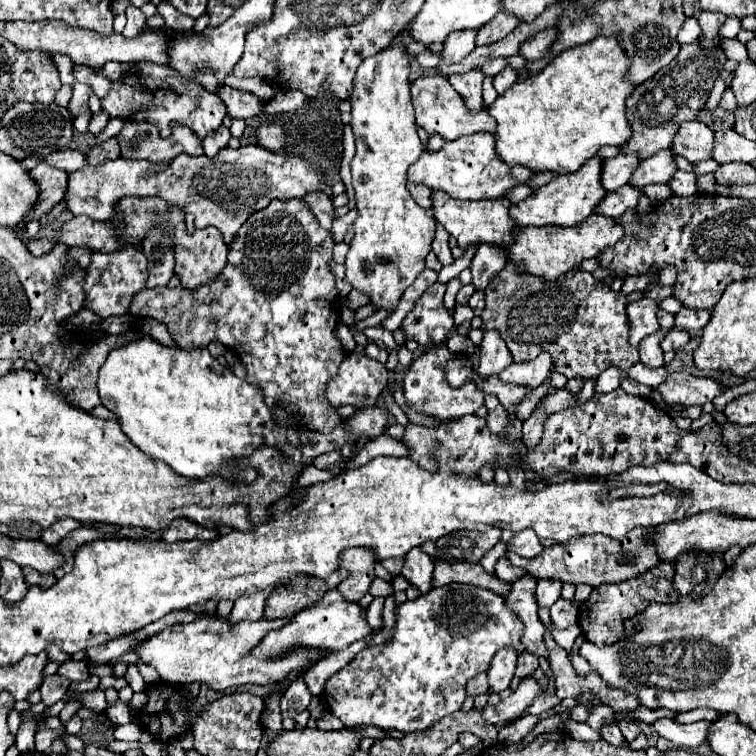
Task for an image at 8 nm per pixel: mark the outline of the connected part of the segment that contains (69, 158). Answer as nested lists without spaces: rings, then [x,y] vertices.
[[[65,149],[65,151],[51,153],[45,161],[47,161],[49,165],[55,165],[55,167],[65,169],[65,171],[69,171],[69,173],[73,173],[73,171],[77,171],[79,167],[87,165],[87,157],[85,157],[85,153],[75,151],[75,149]]]

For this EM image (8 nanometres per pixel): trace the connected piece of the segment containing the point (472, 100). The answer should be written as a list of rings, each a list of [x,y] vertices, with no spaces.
[[[475,67],[467,73],[455,73],[449,77],[451,85],[463,95],[465,103],[469,105],[469,109],[479,111],[483,107],[483,97],[481,97],[481,83],[483,83],[485,75],[481,71],[481,67]]]

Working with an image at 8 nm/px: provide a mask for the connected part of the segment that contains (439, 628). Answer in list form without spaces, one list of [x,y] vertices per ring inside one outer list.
[[[449,583],[445,587],[433,587],[429,593],[405,601],[395,607],[395,629],[391,641],[375,647],[367,647],[355,655],[355,659],[333,673],[325,681],[323,701],[329,711],[341,719],[345,727],[353,725],[375,725],[379,729],[397,729],[401,733],[429,729],[433,723],[441,721],[445,715],[461,709],[467,693],[467,683],[479,673],[491,667],[495,653],[507,645],[515,645],[519,653],[523,647],[519,643],[521,625],[515,615],[503,605],[503,597],[467,583]]]

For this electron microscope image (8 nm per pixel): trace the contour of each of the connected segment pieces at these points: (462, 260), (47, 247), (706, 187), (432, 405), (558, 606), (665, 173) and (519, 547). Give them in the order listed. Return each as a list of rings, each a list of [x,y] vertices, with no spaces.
[[[471,245],[471,247],[468,247],[464,251],[463,255],[455,260],[452,264],[444,266],[438,272],[437,282],[446,284],[451,279],[457,277],[462,270],[469,267],[476,249],[477,245]]]
[[[31,239],[31,241],[27,243],[27,249],[29,249],[29,253],[31,253],[31,255],[41,257],[41,255],[51,253],[53,243],[51,243],[51,241],[47,241],[47,239]]]
[[[713,173],[697,175],[697,193],[711,193],[711,195],[715,195],[715,175]]]
[[[433,345],[425,353],[413,359],[403,379],[403,395],[405,395],[407,409],[443,421],[443,419],[455,419],[467,413],[475,413],[483,405],[485,393],[475,385],[475,381],[467,381],[463,387],[451,387],[447,383],[445,367],[447,361],[451,361],[453,357],[465,357],[465,353],[453,353],[447,349],[447,345]]]
[[[559,599],[549,611],[551,611],[551,621],[557,629],[569,629],[571,625],[577,625],[577,607],[571,601]]]
[[[663,149],[657,155],[651,155],[639,163],[639,169],[635,171],[635,177],[631,177],[631,185],[635,187],[645,187],[645,185],[655,185],[655,183],[669,183],[673,175],[677,173],[677,163],[675,163],[675,151],[673,149]]]
[[[525,529],[515,535],[513,541],[509,541],[509,551],[521,555],[521,557],[537,557],[543,551],[543,545],[539,543],[539,537],[535,531]]]

